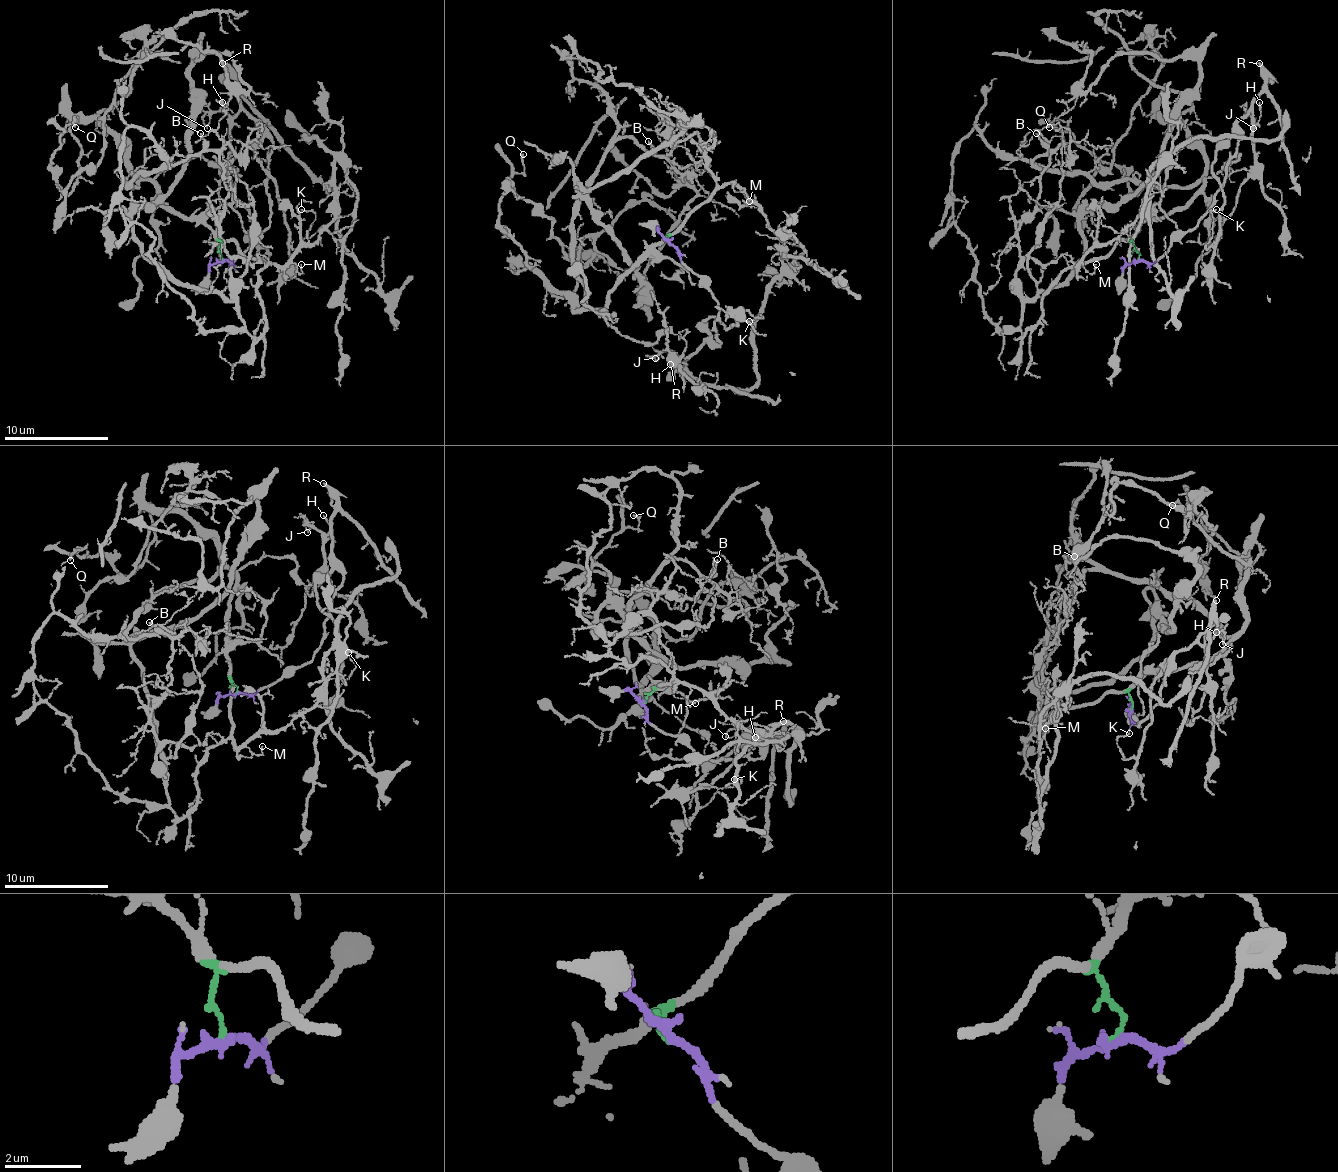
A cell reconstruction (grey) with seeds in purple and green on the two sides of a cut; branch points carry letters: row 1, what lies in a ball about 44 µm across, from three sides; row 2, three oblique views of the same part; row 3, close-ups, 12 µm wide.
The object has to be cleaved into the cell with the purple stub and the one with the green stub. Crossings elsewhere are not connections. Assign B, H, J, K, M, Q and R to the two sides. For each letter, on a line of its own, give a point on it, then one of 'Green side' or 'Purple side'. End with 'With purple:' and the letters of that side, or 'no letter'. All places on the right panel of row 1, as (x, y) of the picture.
B: Place: (1036, 133). Green side
H: Place: (1259, 102). Purple side
J: Place: (1253, 128). Purple side
K: Place: (1216, 209). Purple side
M: Place: (1096, 264). Green side
Q: Place: (1049, 127). Green side
R: Place: (1259, 63). Purple side
With purple: H, J, K, R

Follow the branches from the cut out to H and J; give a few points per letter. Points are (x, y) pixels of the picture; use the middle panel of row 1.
H: (670, 242), (717, 302), (714, 328), (719, 341), (706, 341), (680, 365), (670, 365)
J: (670, 242), (717, 302), (714, 328), (719, 341), (706, 341), (688, 357), (678, 357), (672, 352), (654, 357)

